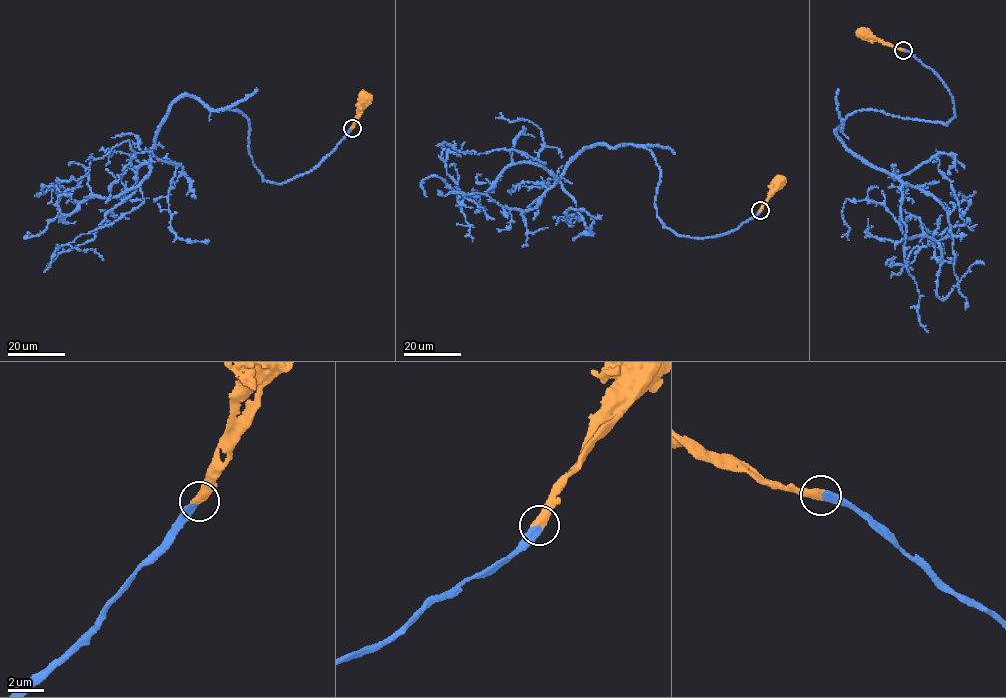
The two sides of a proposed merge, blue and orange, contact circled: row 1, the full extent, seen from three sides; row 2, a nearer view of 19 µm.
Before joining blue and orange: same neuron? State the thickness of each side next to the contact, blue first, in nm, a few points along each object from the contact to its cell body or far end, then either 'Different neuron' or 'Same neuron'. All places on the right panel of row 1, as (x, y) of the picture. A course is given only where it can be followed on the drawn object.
Thickness 280 nm (blue) against 440 nm. Course of blue: (903, 49), (954, 116), (861, 109), (836, 131), (902, 184), (907, 238), (941, 248), (885, 265). Course of orange: (903, 49), (867, 38), (866, 35). Same neuron

